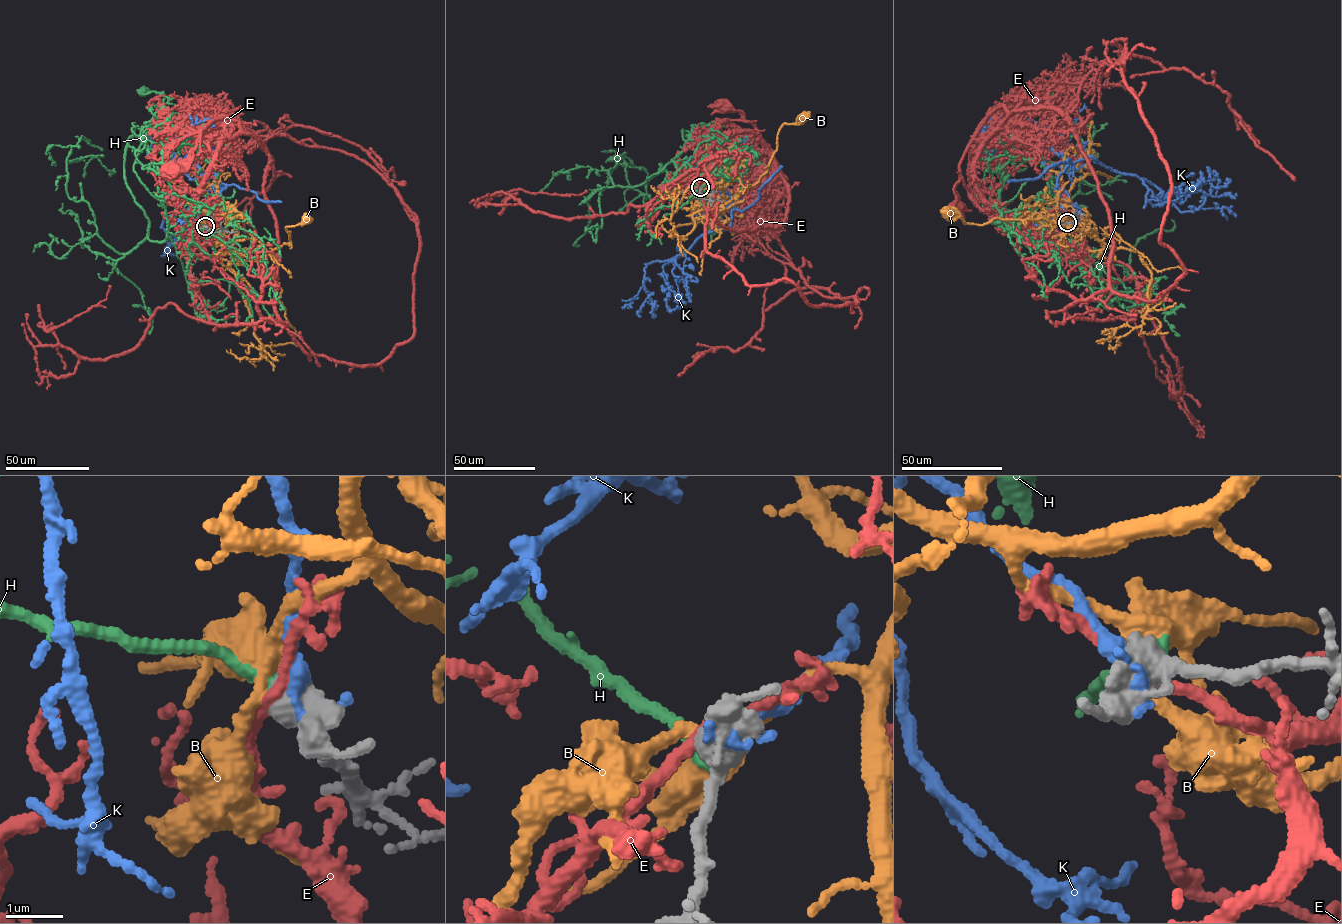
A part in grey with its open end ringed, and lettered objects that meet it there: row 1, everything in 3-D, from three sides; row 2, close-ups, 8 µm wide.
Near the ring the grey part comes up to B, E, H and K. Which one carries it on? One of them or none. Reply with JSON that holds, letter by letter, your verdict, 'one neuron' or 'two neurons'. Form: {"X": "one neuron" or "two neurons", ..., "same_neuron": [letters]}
{"B": "two neurons", "E": "two neurons", "H": "one neuron", "K": "two neurons", "same_neuron": ["H"]}

